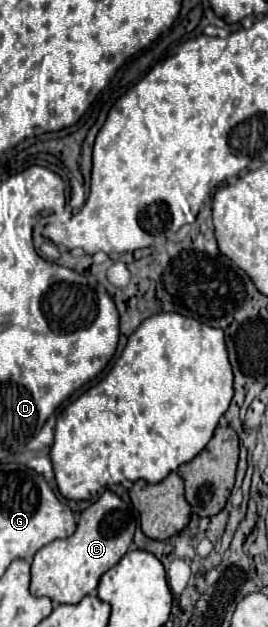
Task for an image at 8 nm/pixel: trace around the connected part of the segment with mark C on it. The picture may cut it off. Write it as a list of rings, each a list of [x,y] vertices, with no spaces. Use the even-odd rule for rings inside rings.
[[[105,490],[103,496],[81,512],[77,530],[61,540],[45,544],[31,562],[31,594],[47,596],[57,604],[77,604],[83,596],[95,592],[103,572],[113,568],[133,542],[135,514],[115,492]]]

